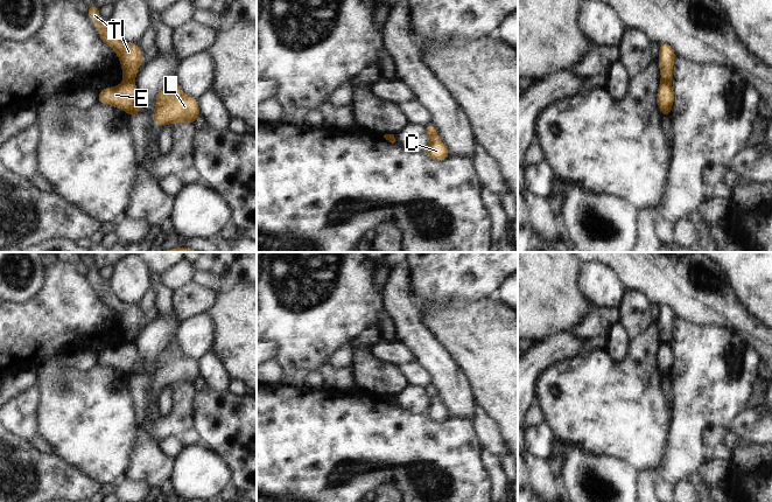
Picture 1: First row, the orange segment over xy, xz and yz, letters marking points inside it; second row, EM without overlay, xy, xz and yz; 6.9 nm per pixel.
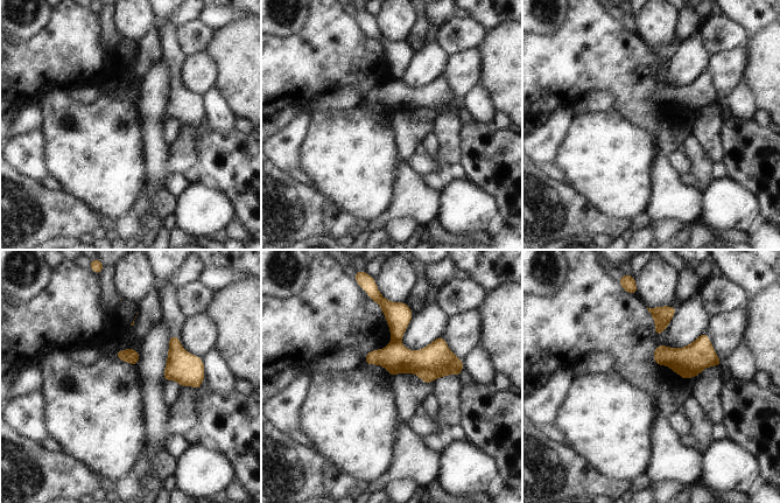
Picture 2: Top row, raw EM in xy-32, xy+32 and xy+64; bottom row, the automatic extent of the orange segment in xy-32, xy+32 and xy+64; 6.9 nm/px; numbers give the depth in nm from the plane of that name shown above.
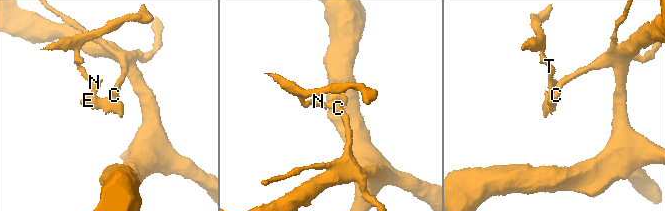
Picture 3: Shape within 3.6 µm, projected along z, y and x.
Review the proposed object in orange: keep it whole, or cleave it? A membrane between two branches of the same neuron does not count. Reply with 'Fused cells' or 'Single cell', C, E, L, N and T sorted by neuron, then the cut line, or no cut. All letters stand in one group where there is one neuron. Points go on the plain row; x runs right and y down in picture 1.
Fused cells. Groups: C E L / N T. Split along xy (124, 341), (132, 343)

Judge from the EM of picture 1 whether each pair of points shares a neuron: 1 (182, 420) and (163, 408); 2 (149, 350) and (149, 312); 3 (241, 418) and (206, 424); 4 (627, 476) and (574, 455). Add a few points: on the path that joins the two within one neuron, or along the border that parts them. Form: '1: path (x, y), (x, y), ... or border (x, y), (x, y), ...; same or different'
1: border (170, 385), (170, 409), (161, 416); different
2: border (158, 315), (148, 321), (138, 334); different
3: path (233, 418), (215, 417); same
4: path (615, 476), (605, 476), (595, 466), (587, 464); same

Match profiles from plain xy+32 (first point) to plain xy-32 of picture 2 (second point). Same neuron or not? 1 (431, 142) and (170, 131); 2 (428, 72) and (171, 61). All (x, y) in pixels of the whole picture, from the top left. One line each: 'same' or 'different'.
1: same
2: different

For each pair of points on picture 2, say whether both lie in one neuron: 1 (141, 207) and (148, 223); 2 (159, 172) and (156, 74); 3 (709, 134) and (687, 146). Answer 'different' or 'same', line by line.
1: different
2: same
3: different

